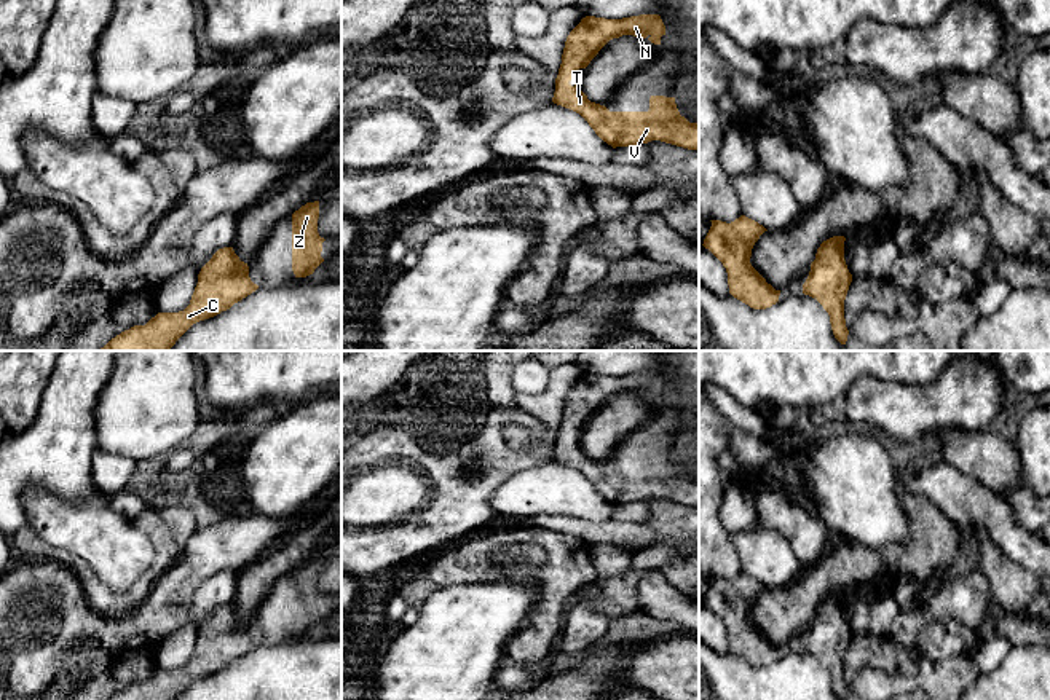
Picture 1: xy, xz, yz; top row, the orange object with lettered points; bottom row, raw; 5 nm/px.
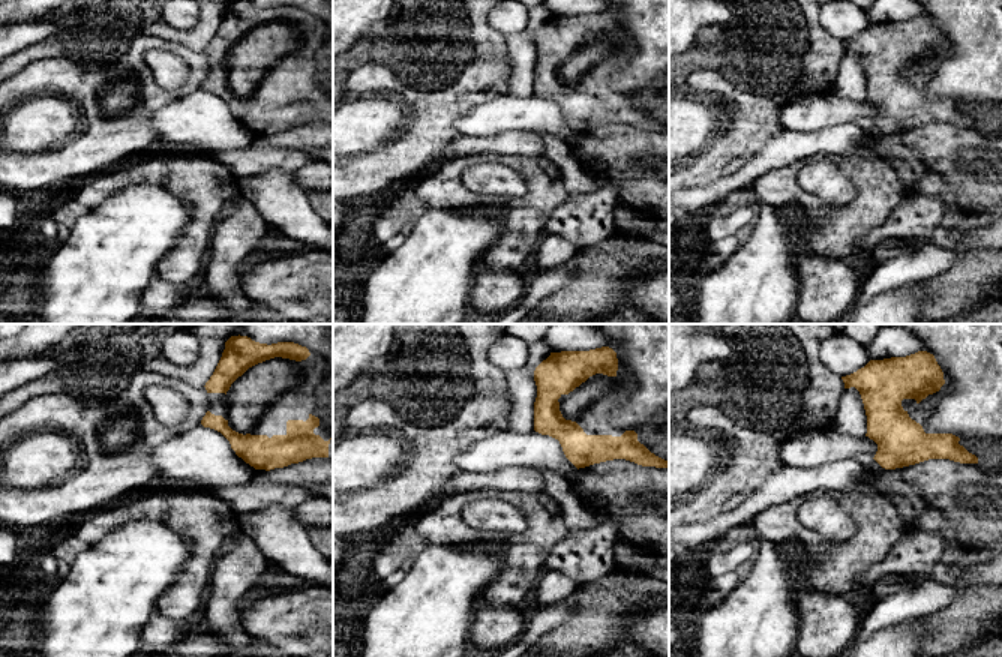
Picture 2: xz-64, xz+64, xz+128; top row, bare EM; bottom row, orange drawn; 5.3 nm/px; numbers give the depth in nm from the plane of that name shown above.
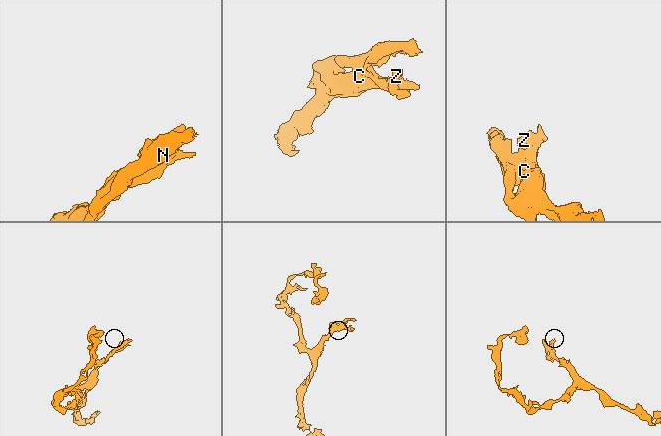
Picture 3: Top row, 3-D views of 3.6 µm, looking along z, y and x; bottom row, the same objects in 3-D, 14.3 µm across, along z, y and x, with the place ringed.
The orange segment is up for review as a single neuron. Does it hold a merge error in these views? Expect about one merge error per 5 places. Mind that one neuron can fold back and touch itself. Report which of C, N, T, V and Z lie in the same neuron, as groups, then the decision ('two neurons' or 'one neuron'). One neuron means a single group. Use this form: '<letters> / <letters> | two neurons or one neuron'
C N T V Z | one neuron

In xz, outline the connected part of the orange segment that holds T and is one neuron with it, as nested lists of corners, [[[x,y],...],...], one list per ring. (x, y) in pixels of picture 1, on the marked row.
[[[659,14],[622,19],[582,18],[566,37],[552,102],[579,113],[613,148],[661,140],[699,150],[699,123],[689,123],[680,115],[675,97],[651,96],[648,112],[610,112],[605,105],[590,102],[581,86],[570,85],[610,40],[622,35],[661,45],[665,26]]]

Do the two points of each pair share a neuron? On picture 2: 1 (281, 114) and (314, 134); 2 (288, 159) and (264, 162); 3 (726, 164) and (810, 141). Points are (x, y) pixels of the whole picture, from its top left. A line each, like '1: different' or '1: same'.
1: different
2: same
3: different

